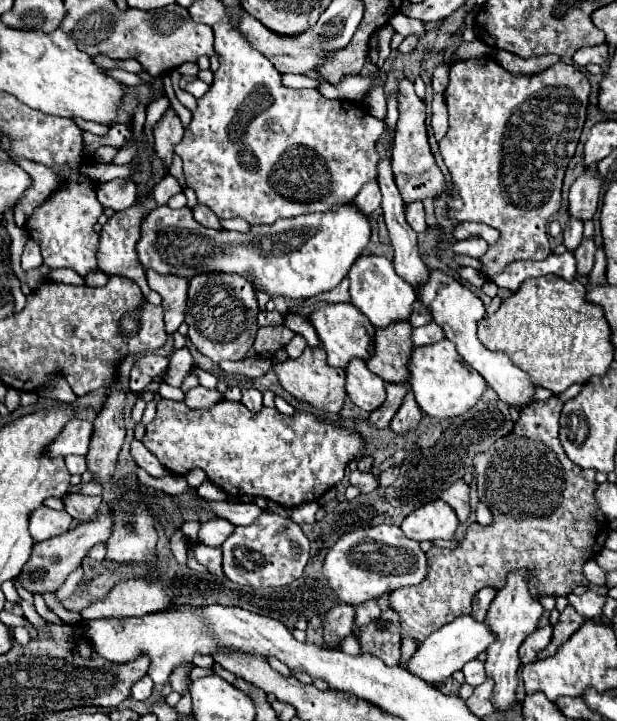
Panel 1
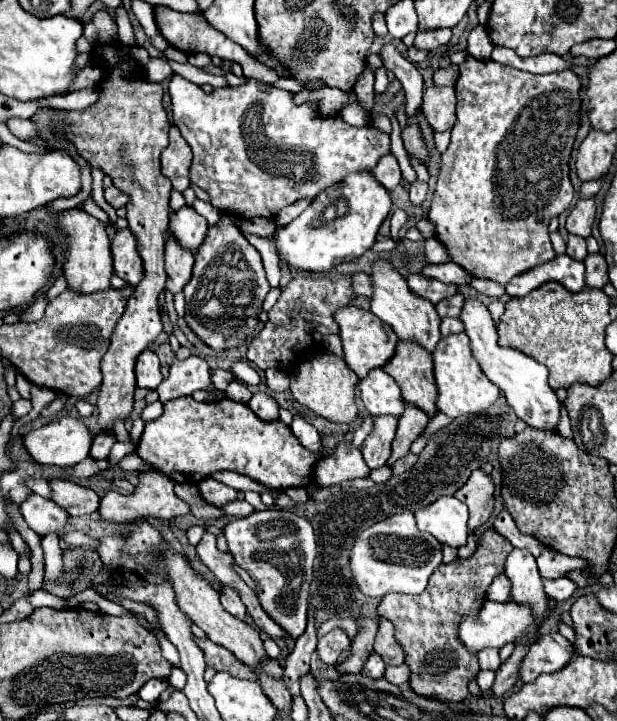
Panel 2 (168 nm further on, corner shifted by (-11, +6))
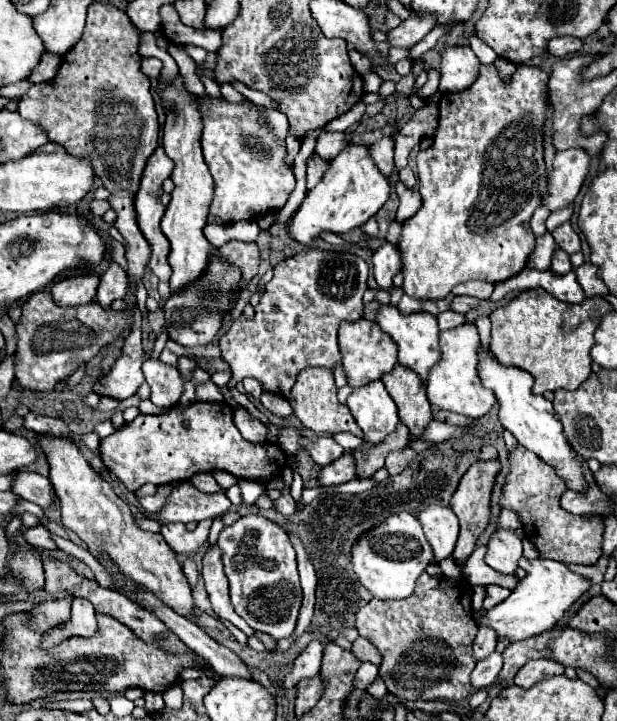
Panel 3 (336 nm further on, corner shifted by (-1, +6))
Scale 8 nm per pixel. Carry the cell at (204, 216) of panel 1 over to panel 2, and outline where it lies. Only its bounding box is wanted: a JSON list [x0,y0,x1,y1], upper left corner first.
[184,214,270,350]

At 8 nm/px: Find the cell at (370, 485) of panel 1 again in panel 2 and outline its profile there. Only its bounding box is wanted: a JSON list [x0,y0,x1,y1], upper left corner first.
[314,442,370,486]

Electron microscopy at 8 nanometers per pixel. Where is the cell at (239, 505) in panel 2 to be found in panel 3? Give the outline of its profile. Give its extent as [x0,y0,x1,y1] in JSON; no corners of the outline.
[238,480,264,506]

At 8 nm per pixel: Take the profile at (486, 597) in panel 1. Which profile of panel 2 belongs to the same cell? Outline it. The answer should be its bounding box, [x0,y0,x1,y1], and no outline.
[486,574,510,602]

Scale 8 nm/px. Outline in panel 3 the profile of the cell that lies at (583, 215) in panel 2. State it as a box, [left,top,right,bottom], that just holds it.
[552,222,580,254]

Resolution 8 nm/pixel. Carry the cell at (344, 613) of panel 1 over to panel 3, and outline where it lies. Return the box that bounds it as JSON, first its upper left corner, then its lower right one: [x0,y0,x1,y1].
[284,638,330,688]

